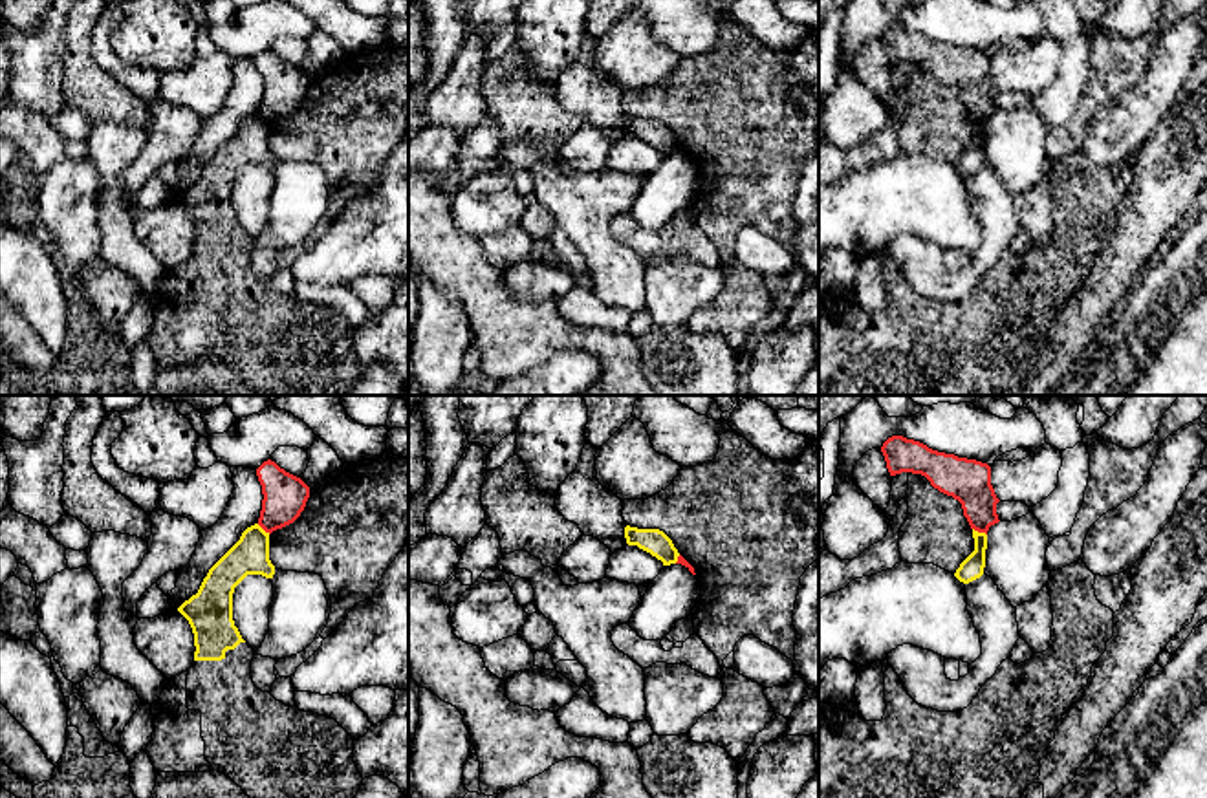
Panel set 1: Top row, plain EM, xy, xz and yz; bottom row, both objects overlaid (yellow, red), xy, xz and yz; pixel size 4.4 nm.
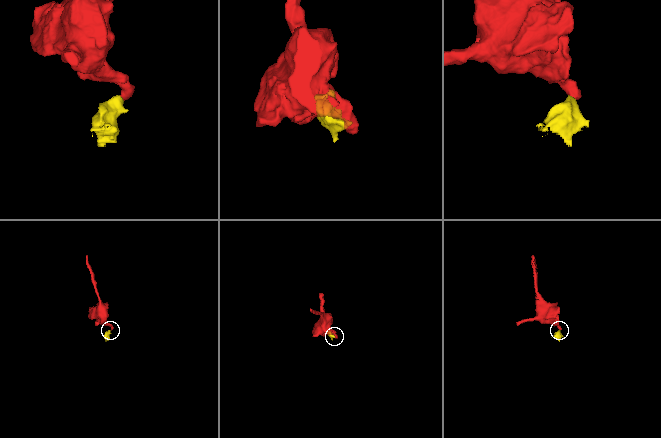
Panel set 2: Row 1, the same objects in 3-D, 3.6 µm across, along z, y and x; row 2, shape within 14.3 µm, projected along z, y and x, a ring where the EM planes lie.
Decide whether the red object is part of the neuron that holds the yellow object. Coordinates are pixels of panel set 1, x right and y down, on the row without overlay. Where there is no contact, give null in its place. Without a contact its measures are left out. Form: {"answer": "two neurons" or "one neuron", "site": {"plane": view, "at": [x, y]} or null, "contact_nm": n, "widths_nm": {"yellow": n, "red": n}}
{"answer": "two neurons", "site": {"plane": "yz", "at": [980, 123]}, "contact_nm": 70, "widths_nm": {"yellow": 100, "red": 190}}

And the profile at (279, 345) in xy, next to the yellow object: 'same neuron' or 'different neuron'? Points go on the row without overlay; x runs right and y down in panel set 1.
same neuron

